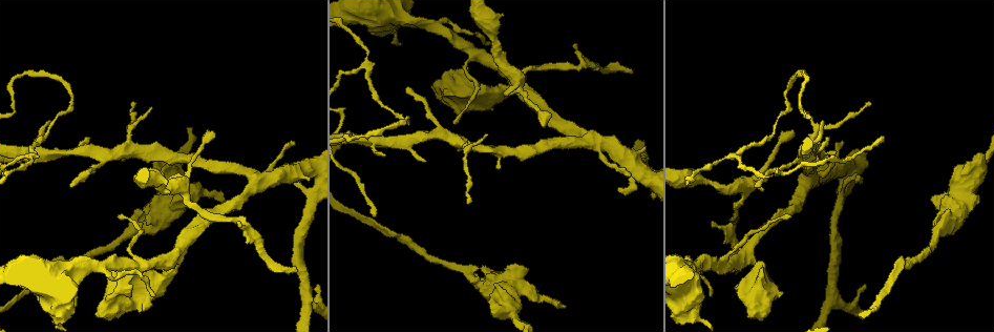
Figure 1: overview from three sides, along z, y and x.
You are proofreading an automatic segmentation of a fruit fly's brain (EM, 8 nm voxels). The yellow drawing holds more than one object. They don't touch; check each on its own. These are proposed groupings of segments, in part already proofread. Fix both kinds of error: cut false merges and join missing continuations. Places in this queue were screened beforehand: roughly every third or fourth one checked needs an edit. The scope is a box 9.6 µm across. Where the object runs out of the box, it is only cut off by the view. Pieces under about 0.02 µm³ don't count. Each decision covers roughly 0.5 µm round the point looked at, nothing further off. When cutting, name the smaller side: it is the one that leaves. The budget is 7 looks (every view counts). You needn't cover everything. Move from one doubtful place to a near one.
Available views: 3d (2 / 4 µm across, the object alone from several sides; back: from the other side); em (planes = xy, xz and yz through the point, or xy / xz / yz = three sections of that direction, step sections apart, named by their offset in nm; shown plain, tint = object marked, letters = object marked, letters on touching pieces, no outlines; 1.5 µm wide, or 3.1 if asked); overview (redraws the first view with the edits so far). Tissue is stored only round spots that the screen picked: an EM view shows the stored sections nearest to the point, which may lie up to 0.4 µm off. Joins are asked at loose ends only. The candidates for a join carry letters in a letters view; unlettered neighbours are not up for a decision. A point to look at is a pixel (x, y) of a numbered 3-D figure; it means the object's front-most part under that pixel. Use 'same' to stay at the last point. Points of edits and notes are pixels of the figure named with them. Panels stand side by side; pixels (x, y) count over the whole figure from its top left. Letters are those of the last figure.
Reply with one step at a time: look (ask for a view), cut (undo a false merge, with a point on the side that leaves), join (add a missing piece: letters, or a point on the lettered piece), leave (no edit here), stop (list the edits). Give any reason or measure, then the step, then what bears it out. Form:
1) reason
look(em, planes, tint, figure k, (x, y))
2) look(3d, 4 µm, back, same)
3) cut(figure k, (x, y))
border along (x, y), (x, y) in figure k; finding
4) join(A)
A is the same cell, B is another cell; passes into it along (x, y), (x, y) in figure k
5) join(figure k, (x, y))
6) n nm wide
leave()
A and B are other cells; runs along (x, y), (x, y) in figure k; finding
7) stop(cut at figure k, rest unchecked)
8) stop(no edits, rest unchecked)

free end
look(3d, 4 µm, figure 1, (139, 310))

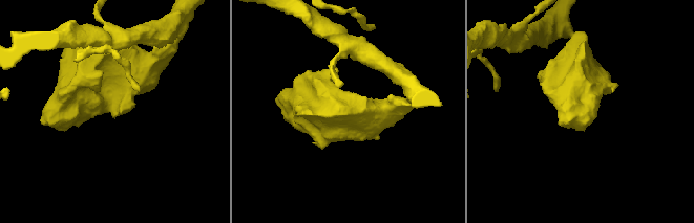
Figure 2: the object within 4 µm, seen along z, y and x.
need the tissue
look(em, xz, step 8, letters, figure 2, (112, 115))

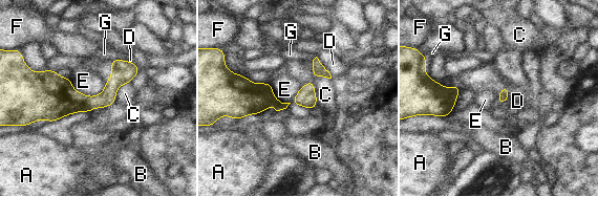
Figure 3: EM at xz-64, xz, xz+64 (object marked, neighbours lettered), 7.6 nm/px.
look(em, planes, letters, same)

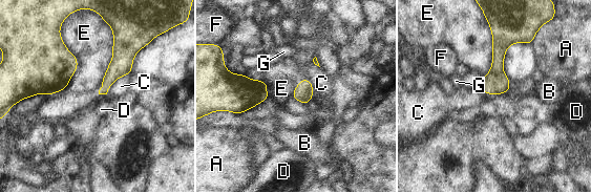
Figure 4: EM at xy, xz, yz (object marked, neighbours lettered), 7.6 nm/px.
leave()
A, B, C, D, E, F and G are other cells; none of them fits

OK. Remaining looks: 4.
branch stops here
look(em, yz, step 4, letters, figure 1, (296, 270))

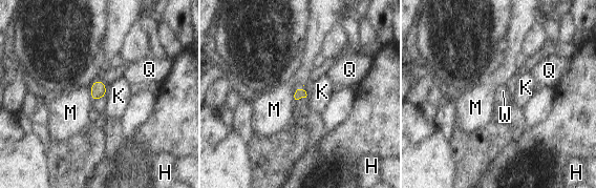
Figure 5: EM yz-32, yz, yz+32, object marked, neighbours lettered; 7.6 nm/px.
look(em, planes, letters, same)

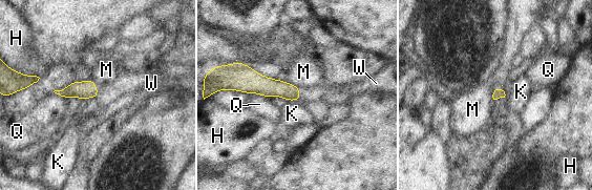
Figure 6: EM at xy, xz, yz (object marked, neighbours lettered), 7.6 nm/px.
Q touches over 160 nm
join(W)
W is the same cell, H, K, M and Q are other cells; passes into it along (85, 89), (98, 91), (127, 83) in figure 6; the neuron continues

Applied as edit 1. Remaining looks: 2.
branch stops here
look(em, xy, step 8, letters, figure 1, (565, 307))

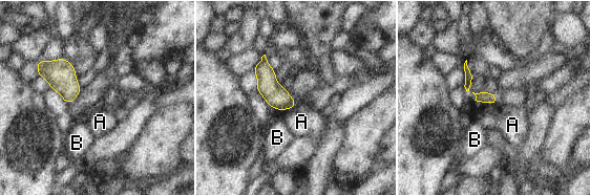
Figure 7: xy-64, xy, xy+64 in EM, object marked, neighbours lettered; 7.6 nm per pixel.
look(em, planes, letters, same)

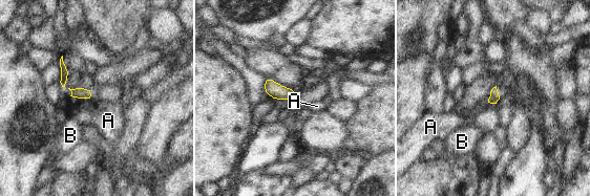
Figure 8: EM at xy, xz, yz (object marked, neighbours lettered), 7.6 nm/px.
leave()
A and B are other cells; border along (488, 102), (496, 104) in figure 8; no lettered piece goes on from it

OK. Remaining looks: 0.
stop(join at figure 6, rest unchecked)

